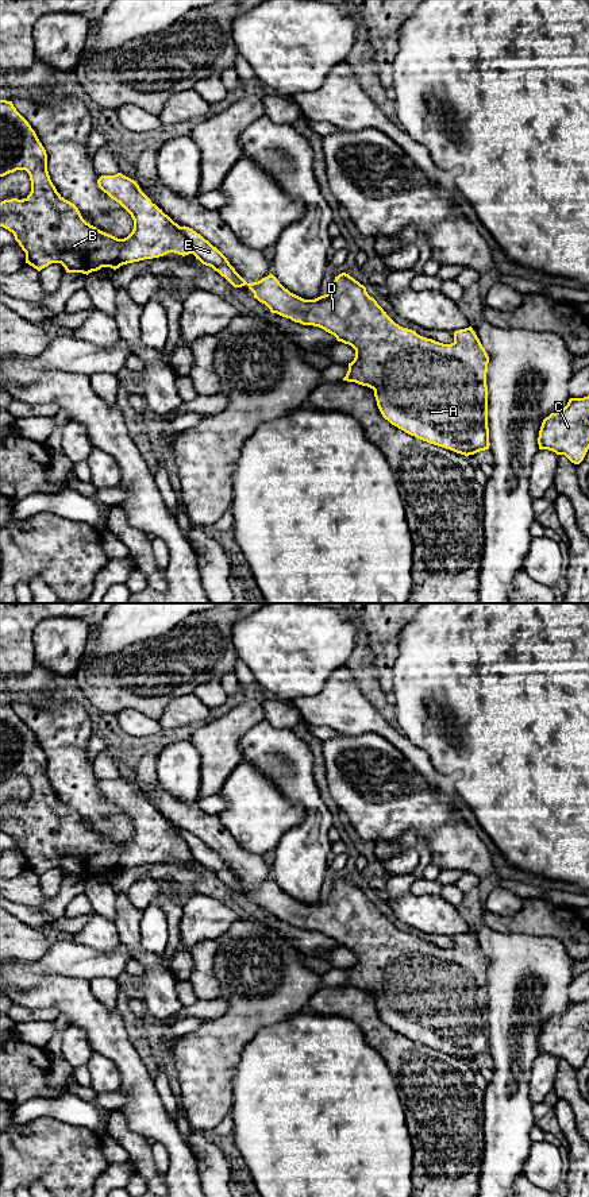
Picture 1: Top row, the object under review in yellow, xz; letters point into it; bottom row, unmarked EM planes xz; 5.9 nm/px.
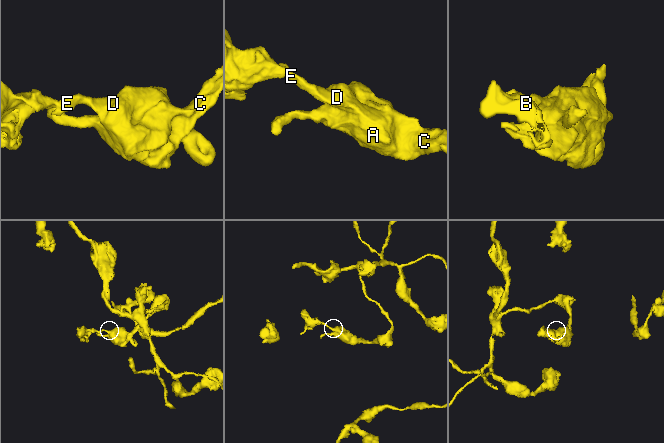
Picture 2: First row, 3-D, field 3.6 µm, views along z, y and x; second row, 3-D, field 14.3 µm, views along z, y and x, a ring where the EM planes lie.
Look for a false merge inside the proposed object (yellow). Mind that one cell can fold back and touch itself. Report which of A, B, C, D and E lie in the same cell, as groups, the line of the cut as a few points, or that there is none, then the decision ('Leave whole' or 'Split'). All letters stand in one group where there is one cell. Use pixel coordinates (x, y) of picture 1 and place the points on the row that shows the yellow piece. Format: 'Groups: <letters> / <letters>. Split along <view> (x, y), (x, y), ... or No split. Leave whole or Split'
Groups: A C D E / B. Split along xz (180, 227), (191, 253). Split

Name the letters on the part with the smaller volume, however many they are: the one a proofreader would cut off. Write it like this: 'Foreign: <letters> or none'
Foreign: B

